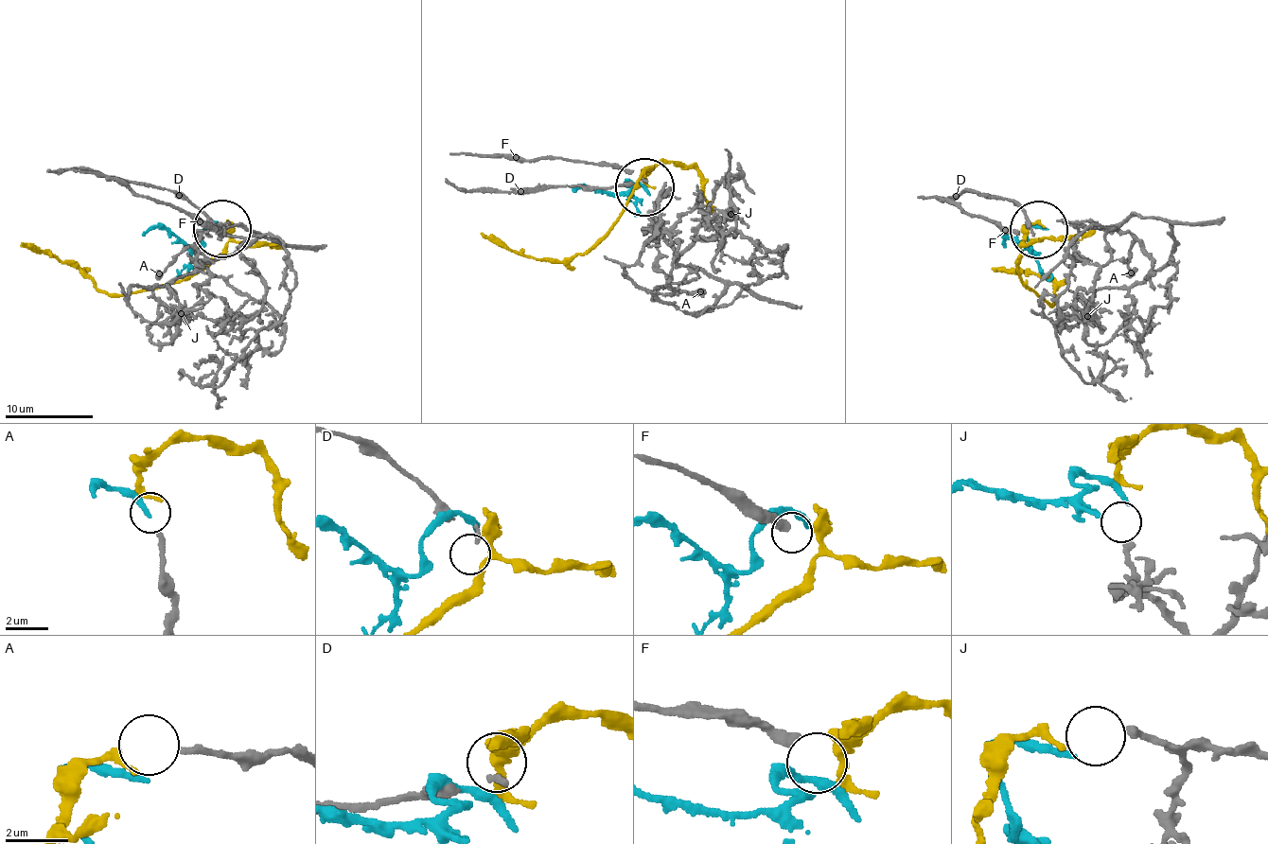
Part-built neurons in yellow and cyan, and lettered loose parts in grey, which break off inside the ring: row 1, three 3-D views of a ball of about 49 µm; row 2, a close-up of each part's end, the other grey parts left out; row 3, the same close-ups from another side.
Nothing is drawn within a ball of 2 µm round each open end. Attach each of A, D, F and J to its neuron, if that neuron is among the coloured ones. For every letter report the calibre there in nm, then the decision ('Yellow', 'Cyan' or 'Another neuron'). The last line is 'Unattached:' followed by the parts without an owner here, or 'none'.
A: Thickness 240 nm. Yellow
D: Thickness 190 nm. Another neuron
F: Thickness 400 nm. Another neuron
J: Thickness 280 nm. Cyan
Unattached: D, F

